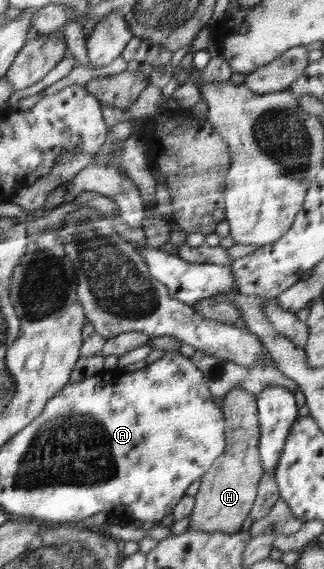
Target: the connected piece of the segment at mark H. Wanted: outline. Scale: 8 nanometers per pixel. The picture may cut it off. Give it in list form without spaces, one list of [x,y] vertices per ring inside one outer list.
[[[239,386],[231,388],[223,400],[225,419],[225,448],[213,466],[200,478],[200,487],[195,494],[195,502],[186,531],[223,532],[235,534],[241,531],[257,496],[259,481],[263,476],[261,456],[259,456],[260,428],[256,396]]]

